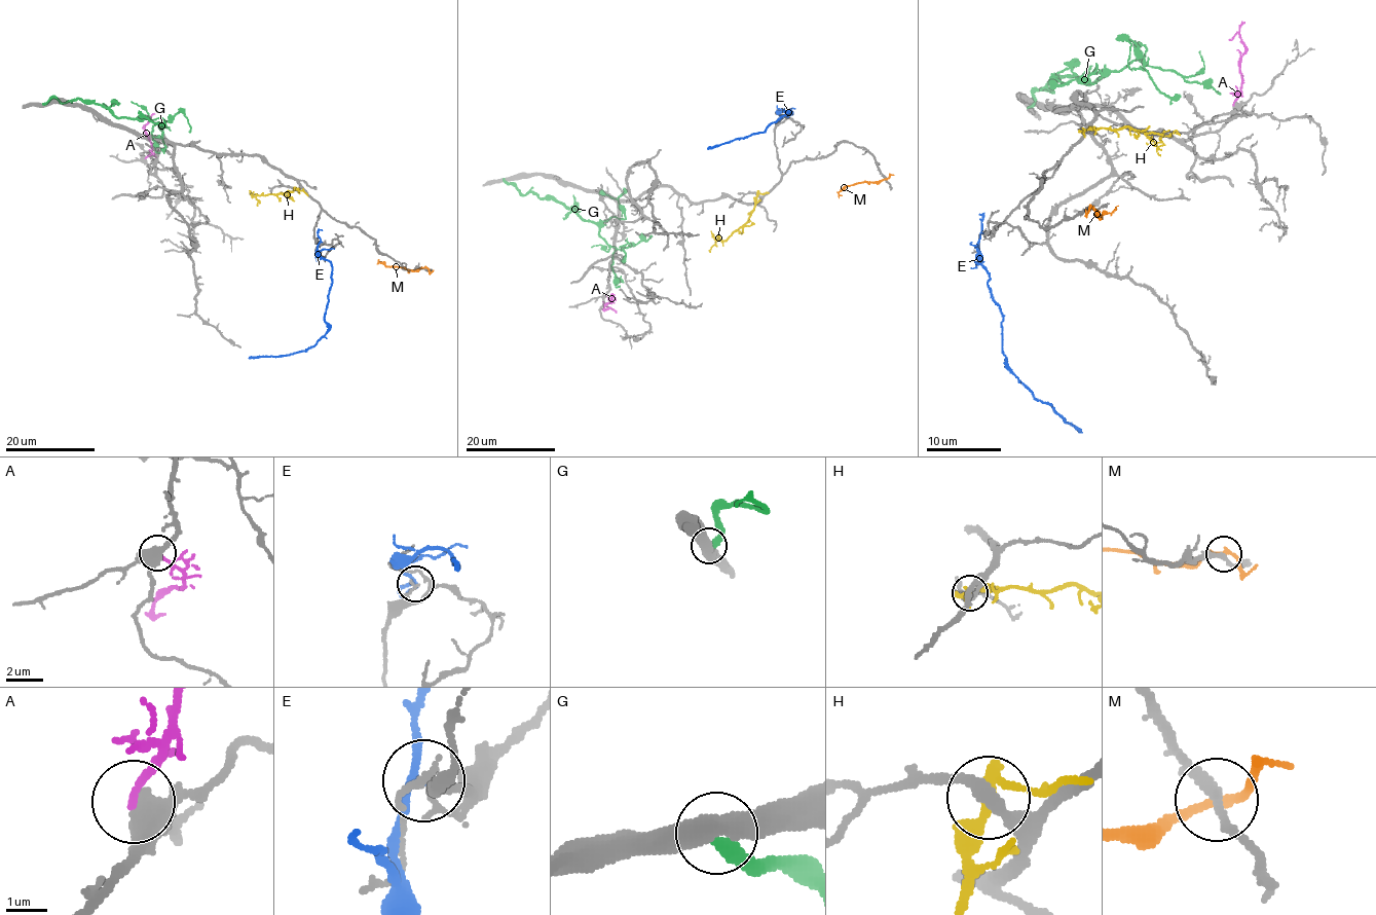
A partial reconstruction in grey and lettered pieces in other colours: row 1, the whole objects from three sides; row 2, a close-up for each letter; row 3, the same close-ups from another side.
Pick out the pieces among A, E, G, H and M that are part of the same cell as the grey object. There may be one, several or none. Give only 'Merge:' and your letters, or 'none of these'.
Merge: A

